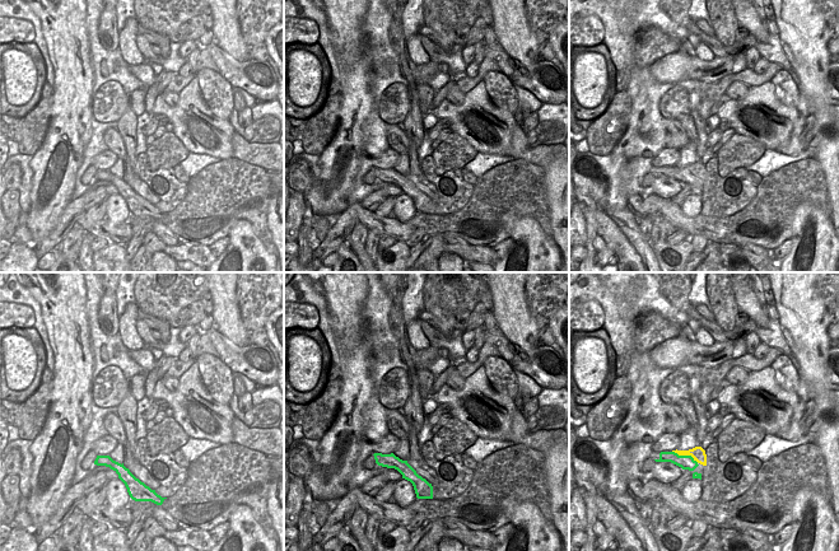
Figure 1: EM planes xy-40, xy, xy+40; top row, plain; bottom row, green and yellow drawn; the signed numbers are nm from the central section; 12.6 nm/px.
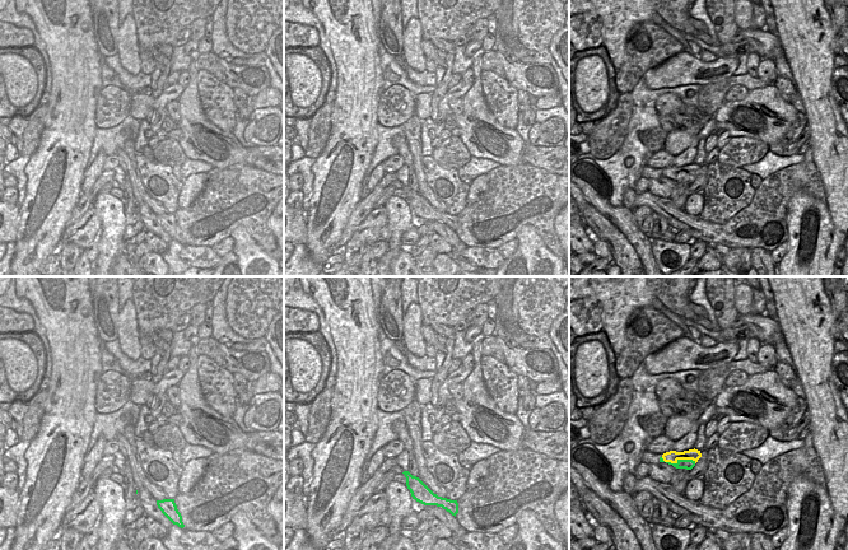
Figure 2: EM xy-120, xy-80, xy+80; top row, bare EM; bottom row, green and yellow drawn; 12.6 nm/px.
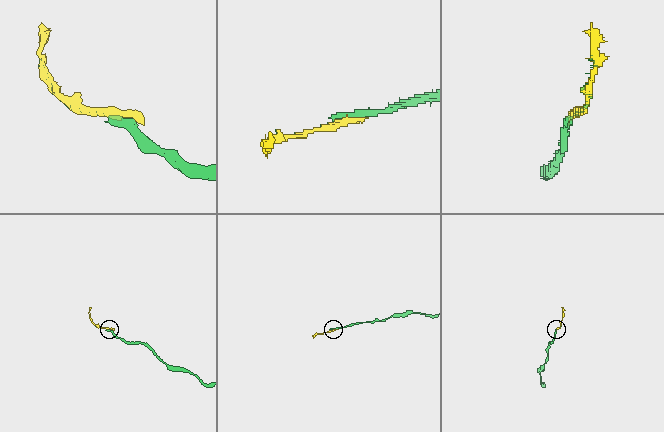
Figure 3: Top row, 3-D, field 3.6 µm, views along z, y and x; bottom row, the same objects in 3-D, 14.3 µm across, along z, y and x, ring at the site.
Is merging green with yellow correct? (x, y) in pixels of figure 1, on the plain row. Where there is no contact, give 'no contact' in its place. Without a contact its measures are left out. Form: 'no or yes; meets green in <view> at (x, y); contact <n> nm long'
no; meets green in xy+40 at (685, 171); contact 360 nm long

